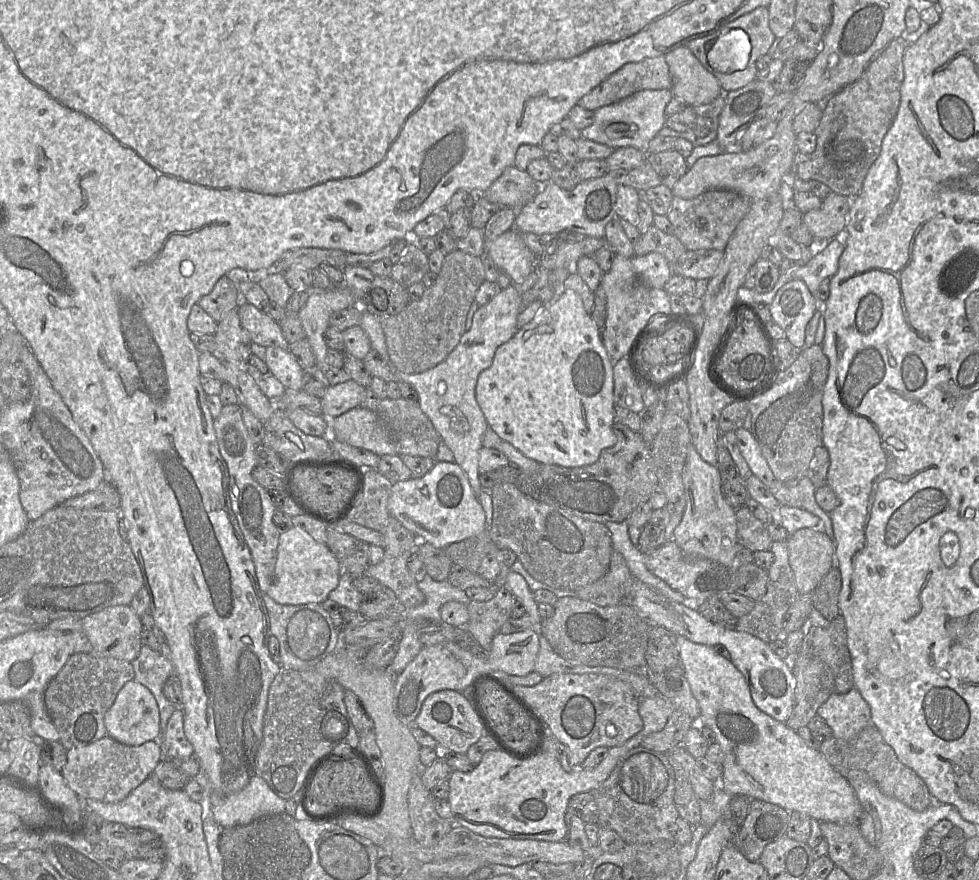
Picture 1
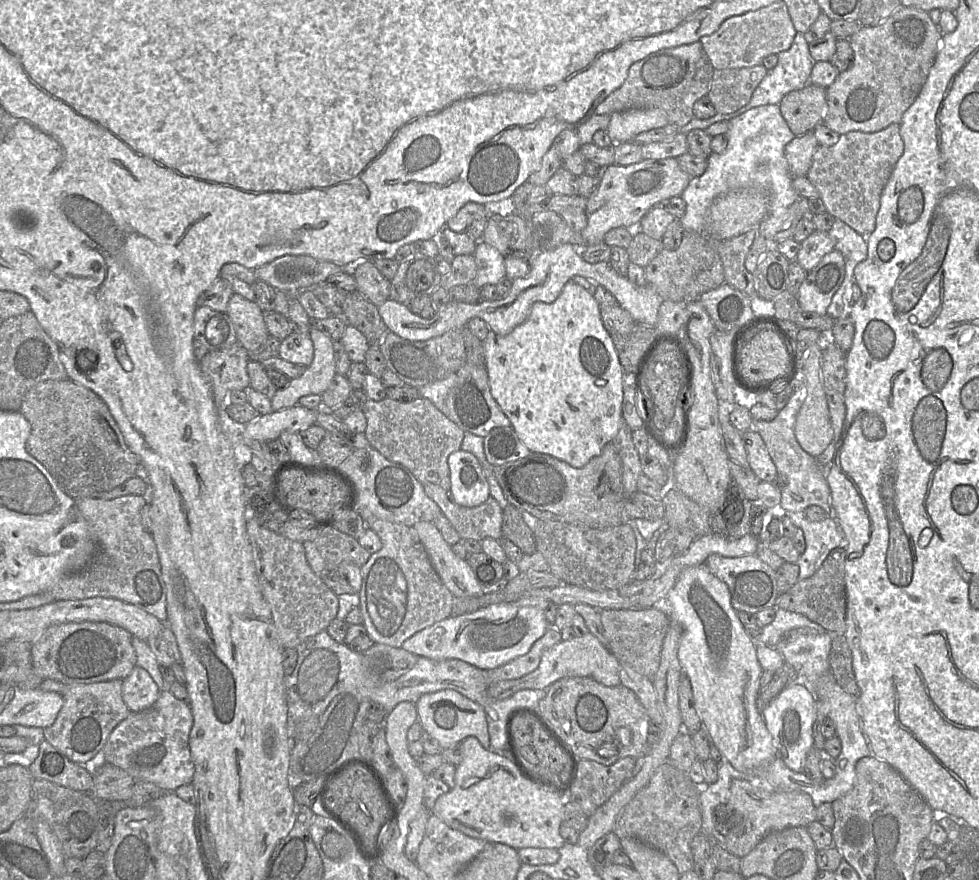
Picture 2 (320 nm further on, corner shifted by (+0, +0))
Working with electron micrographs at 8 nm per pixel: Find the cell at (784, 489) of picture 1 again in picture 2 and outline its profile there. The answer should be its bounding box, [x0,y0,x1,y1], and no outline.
[752,376,834,517]

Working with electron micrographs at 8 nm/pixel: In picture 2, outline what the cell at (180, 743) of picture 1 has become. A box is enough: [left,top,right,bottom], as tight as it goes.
[84,690,195,793]

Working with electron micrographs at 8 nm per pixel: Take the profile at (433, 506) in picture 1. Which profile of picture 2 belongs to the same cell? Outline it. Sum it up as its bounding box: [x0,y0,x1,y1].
[448,450,489,507]

